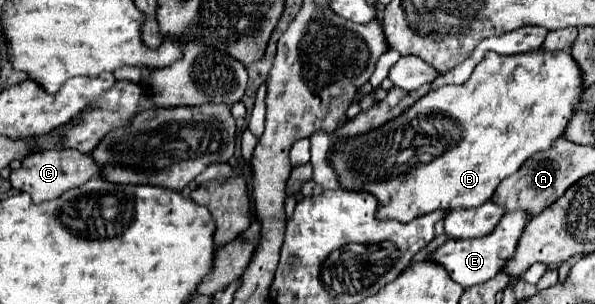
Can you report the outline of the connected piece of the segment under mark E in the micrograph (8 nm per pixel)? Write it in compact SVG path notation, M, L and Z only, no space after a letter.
M523 209L509 211L491 235L485 235L485 237L479 237L479 239L473 239L473 241L453 241L453 239L449 239L445 245L441 245L431 255L431 259L441 263L447 269L447 273L451 275L451 279L457 281L463 287L473 287L473 285L485 283L485 281L493 279L497 273L501 273L505 269L505 265L509 263L509 259L513 257L513 253L519 245L521 233L525 231L525 225L529 223L529 219L531 219L531 215L523 213Z

